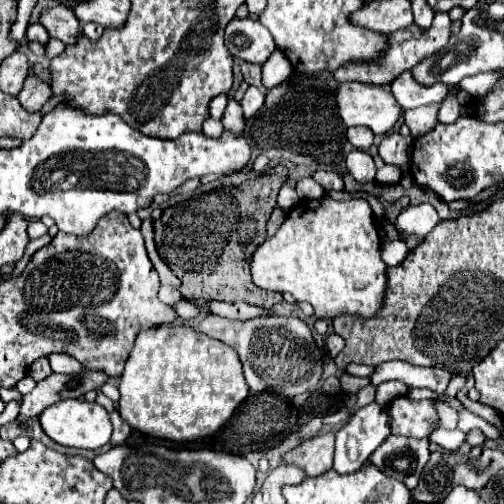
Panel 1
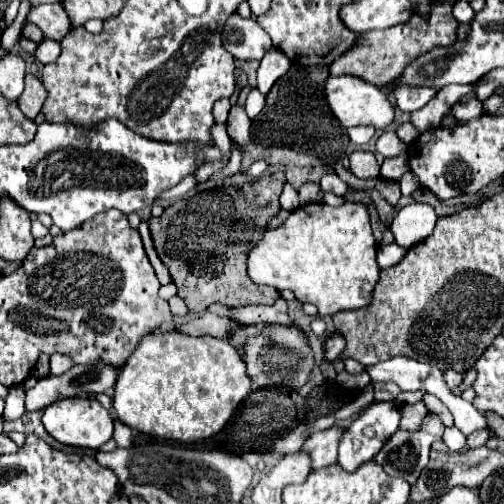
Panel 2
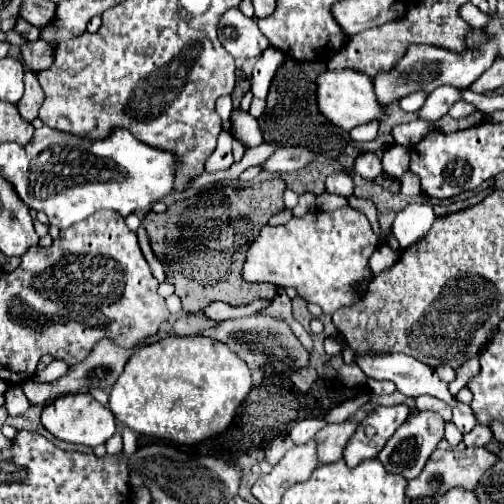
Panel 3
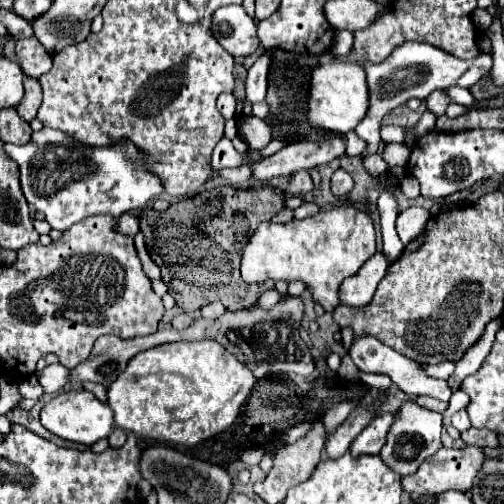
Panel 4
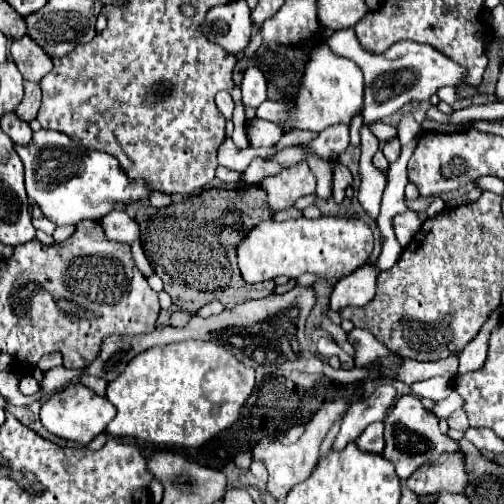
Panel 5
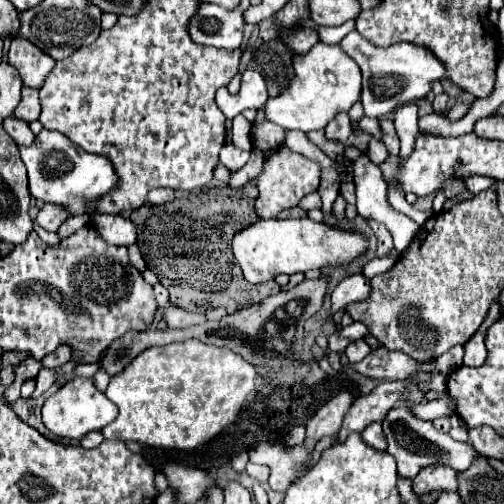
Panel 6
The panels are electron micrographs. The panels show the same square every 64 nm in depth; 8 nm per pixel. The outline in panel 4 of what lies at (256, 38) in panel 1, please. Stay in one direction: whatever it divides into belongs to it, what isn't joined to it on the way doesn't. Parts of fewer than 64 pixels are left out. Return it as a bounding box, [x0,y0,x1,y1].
[212,6,260,58]

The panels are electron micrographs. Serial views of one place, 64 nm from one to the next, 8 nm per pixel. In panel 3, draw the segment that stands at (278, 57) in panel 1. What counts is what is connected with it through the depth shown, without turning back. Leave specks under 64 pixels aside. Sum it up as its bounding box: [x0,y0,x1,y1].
[252,48,286,98]

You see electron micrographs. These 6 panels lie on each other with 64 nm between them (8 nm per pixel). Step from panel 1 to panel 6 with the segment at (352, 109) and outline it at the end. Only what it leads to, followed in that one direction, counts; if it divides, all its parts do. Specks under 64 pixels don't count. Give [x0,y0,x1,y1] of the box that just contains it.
[266,42,360,130]

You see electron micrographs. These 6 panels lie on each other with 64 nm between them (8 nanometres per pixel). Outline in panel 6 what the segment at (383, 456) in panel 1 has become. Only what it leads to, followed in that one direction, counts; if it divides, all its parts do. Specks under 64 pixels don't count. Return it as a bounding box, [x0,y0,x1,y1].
[382,400,478,478]

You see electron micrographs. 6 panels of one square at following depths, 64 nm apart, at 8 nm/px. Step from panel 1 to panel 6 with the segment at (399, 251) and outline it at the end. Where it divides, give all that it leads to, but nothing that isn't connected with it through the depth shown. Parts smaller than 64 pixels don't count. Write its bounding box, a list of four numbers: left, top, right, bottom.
[332,272,370,312]

